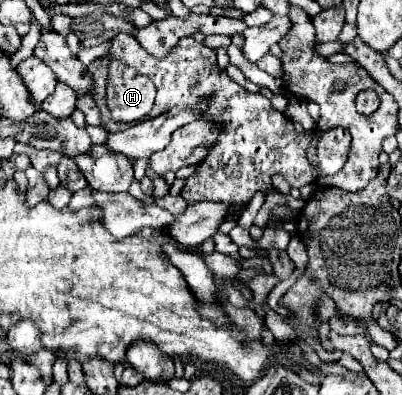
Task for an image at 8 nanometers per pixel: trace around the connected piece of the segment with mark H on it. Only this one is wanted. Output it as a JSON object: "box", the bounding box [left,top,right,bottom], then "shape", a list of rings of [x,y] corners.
{"box":[108,60,156,122],"shape":[[[110,60],[108,78],[108,108],[116,122],[138,122],[154,105],[156,88],[150,78],[140,75],[134,68]]]}

